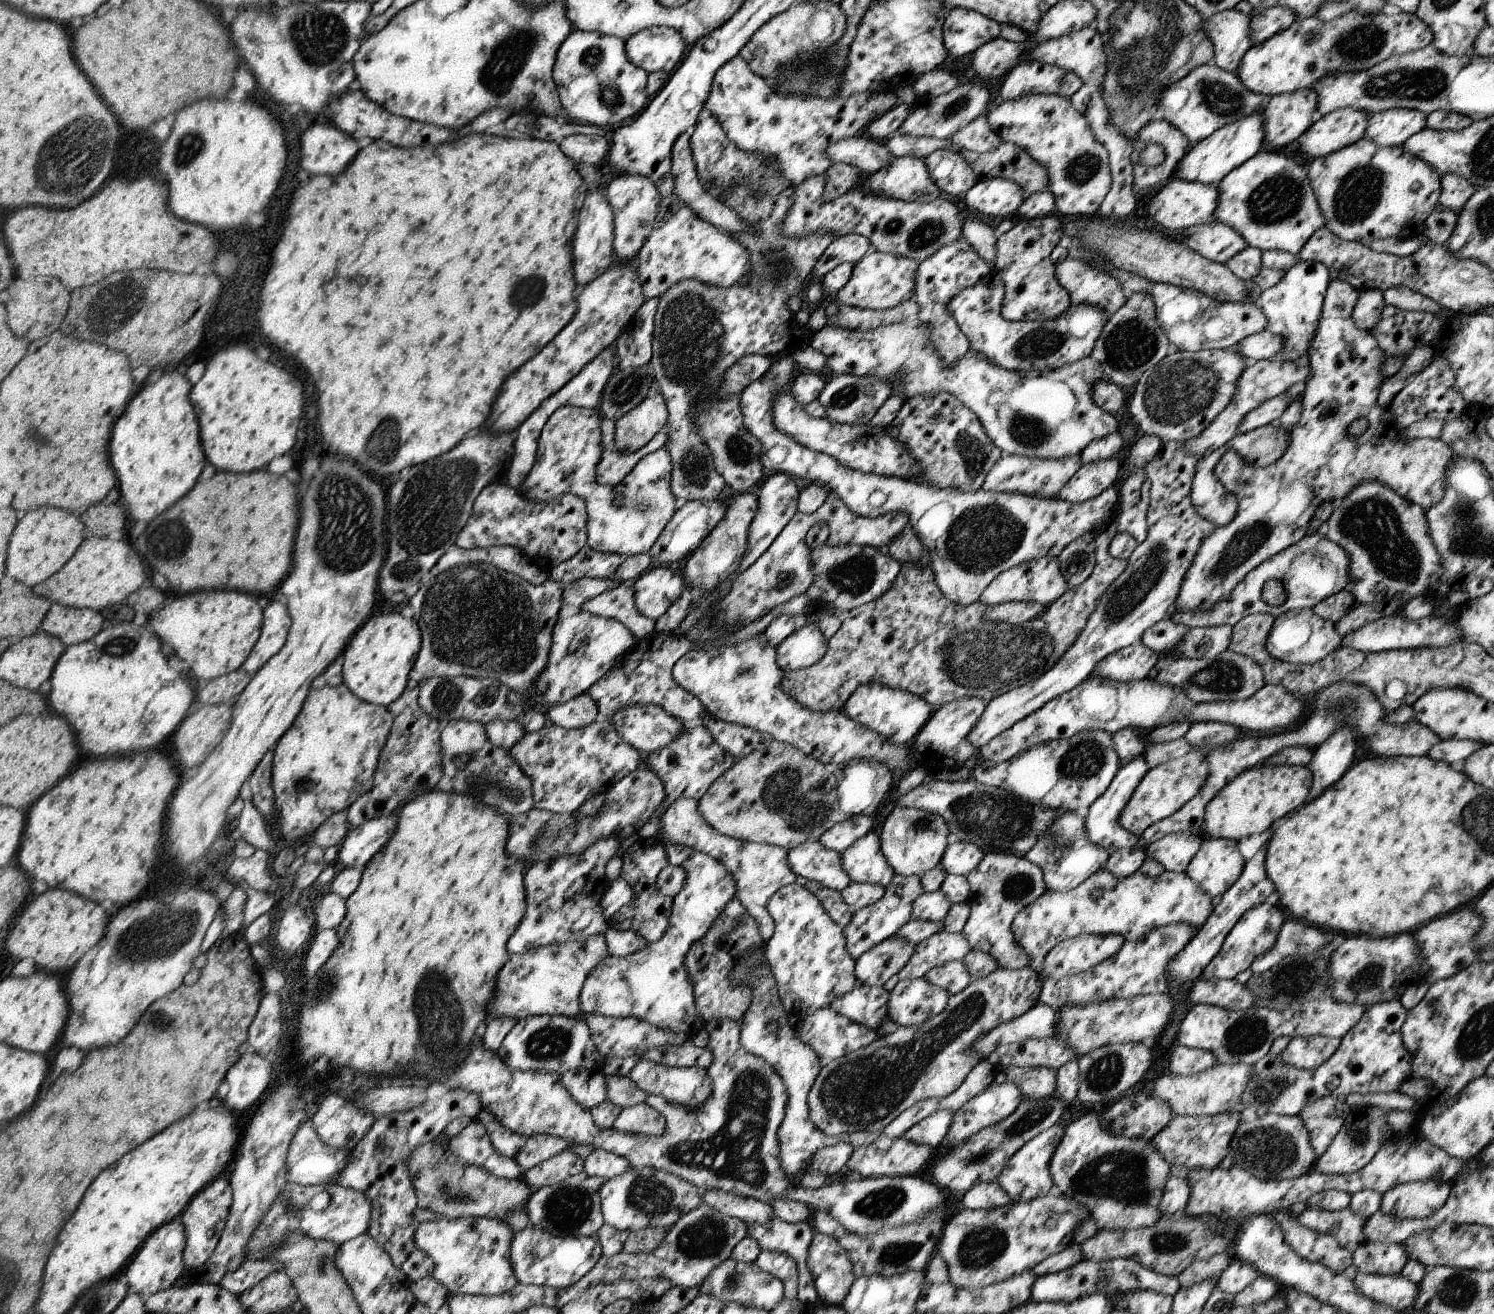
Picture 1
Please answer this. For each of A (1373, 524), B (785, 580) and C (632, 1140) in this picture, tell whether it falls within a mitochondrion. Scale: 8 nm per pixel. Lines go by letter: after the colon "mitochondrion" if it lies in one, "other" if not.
A: mitochondrion
B: other
C: other

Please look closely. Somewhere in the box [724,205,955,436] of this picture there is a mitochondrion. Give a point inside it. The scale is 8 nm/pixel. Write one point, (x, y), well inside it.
(927, 234)

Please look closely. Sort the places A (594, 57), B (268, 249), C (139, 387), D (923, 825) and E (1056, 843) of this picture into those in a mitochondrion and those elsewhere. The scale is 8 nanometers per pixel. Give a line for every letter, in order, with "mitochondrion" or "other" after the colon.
A: mitochondrion
B: other
C: other
D: mitochondrion
E: mitochondrion

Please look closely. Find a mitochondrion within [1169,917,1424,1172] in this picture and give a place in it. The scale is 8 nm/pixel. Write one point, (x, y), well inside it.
(1247, 1034)

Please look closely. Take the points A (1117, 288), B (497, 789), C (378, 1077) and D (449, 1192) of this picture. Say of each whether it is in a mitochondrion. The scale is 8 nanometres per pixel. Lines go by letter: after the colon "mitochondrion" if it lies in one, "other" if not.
A: other
B: mitochondrion
C: other
D: mitochondrion

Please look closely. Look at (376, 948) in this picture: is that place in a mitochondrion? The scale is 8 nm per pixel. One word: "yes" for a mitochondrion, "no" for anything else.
no

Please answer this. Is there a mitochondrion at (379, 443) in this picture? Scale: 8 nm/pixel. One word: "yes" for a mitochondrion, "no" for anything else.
yes

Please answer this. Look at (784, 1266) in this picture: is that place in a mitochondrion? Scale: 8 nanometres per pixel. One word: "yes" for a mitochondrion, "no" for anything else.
no

